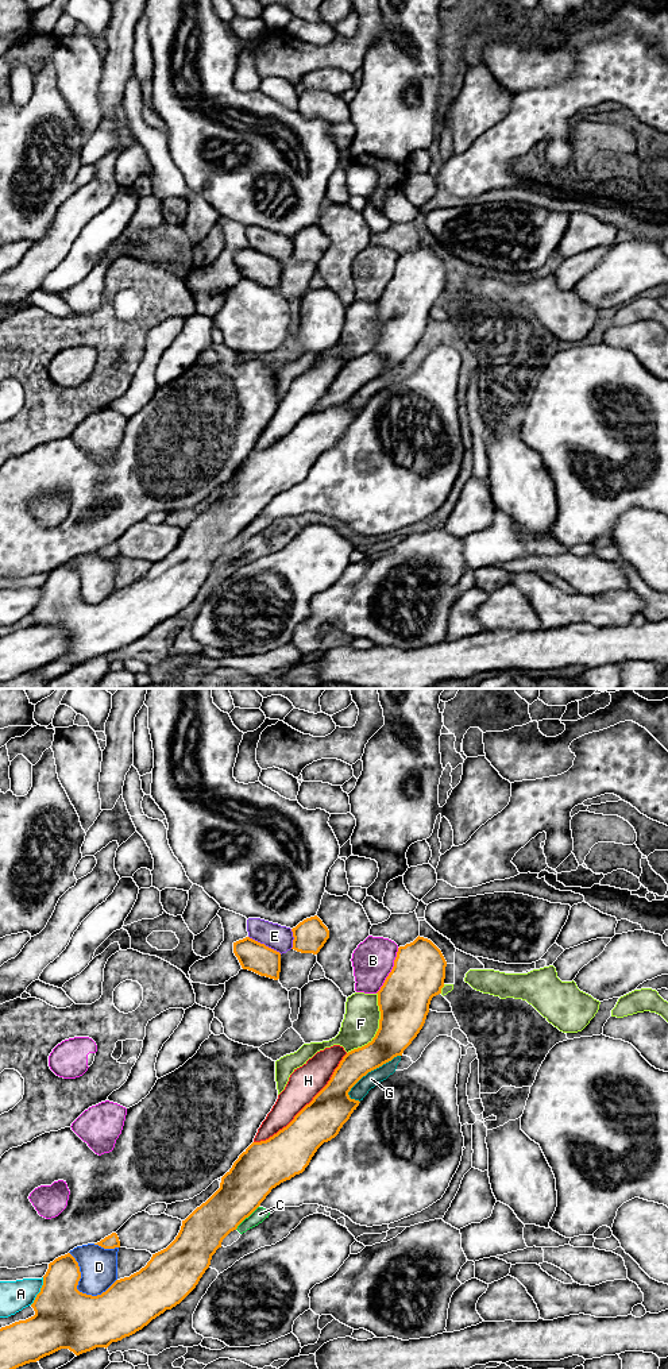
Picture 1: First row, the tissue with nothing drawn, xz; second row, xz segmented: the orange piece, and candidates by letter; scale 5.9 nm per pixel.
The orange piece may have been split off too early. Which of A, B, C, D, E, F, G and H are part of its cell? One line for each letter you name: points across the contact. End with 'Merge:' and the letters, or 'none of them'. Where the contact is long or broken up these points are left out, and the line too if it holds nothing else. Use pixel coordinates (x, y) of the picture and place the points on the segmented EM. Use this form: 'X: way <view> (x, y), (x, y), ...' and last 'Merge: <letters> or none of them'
Merge: E, H

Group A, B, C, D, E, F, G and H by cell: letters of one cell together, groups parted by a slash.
A / B / C G / D / E H / F

